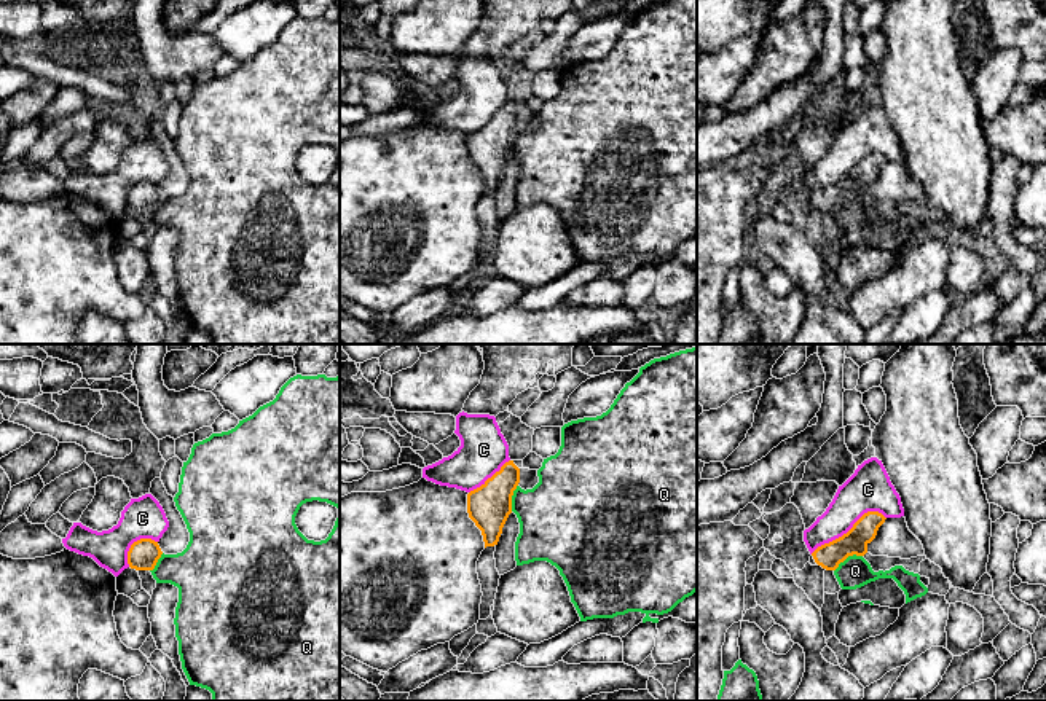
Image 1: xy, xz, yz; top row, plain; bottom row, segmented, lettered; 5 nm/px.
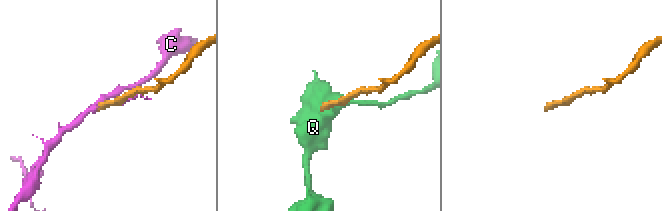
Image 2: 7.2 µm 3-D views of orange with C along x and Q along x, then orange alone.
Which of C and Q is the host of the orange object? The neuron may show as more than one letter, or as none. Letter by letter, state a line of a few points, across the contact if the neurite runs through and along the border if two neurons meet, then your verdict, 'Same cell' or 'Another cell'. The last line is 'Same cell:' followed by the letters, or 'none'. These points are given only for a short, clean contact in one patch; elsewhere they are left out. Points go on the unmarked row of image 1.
C: Another cell
Q: Line: yz (861, 198), (849, 198), (834, 214). Another cell
Same cell: none

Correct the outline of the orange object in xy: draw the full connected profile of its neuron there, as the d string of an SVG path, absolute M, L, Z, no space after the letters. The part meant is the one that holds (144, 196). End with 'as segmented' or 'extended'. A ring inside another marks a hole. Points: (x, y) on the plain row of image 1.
M140 182L134 185L128 194L128 207L136 213L153 213L163 194L158 185Z; as segmented

